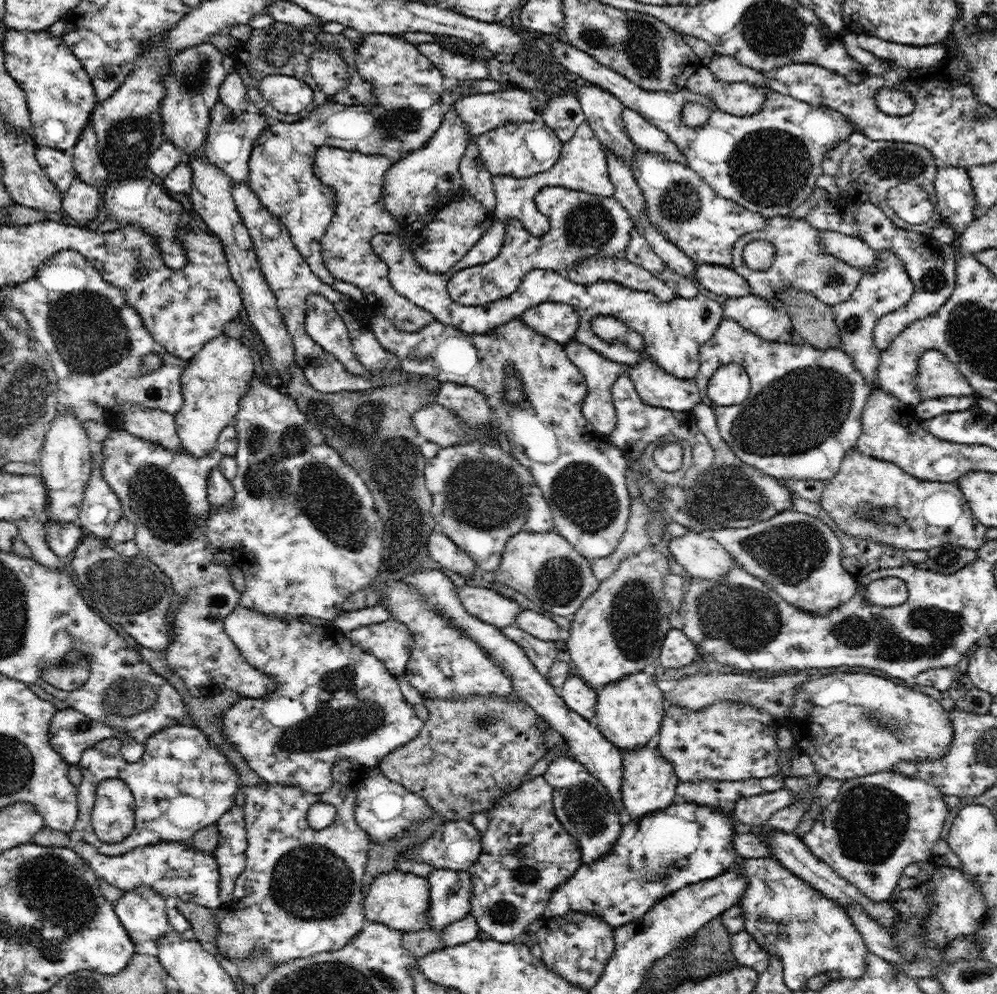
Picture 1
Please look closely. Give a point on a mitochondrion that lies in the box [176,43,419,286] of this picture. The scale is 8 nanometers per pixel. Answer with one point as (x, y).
(198, 70)

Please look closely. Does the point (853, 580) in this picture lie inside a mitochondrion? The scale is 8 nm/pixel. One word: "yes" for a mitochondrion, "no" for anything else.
no

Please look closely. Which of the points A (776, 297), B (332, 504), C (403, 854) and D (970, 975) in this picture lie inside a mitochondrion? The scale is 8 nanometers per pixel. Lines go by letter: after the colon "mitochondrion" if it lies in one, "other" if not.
A: other
B: mitochondrion
C: other
D: mitochondrion

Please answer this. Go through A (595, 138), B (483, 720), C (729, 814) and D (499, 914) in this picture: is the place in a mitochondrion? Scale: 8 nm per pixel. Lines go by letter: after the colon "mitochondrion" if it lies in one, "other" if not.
A: other
B: mitochondrion
C: other
D: mitochondrion

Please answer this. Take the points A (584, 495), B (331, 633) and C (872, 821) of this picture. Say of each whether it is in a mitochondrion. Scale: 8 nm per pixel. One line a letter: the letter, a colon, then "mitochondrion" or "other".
A: mitochondrion
B: other
C: mitochondrion

